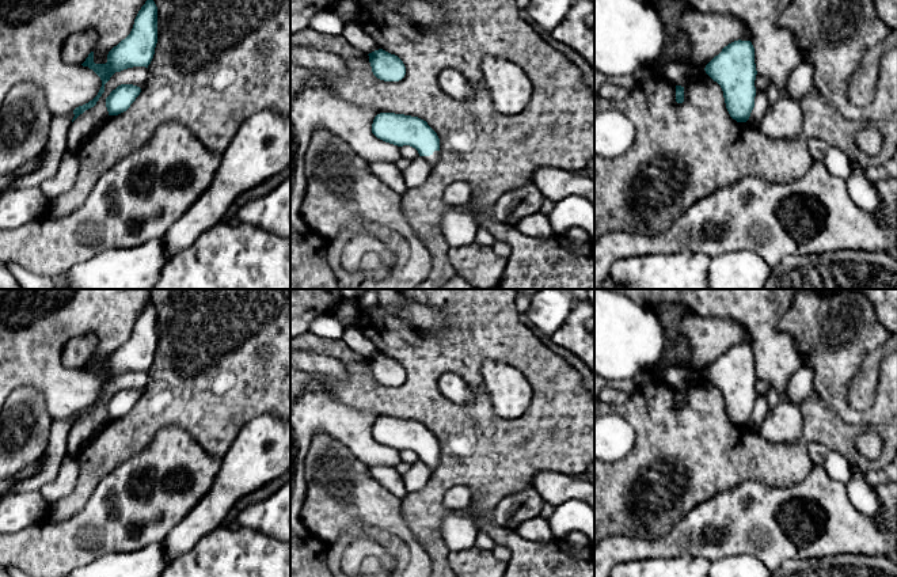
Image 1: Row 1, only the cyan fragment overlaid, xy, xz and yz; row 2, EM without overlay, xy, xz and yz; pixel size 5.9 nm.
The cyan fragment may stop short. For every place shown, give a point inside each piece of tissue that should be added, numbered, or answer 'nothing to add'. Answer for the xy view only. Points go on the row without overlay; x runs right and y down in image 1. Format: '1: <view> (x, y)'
nothing to add

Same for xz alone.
1: xz (433, 463)

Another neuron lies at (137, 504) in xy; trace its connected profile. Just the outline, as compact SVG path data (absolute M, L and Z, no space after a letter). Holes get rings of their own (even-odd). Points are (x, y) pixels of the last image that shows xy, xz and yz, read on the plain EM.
M166 426L155 434L142 452L133 455L106 475L85 506L69 520L52 521L45 517L20 532L0 534L0 569L19 569L31 577L65 577L72 570L103 555L133 553L152 543L161 543L212 489L221 462L223 459L205 452L185 429Z

